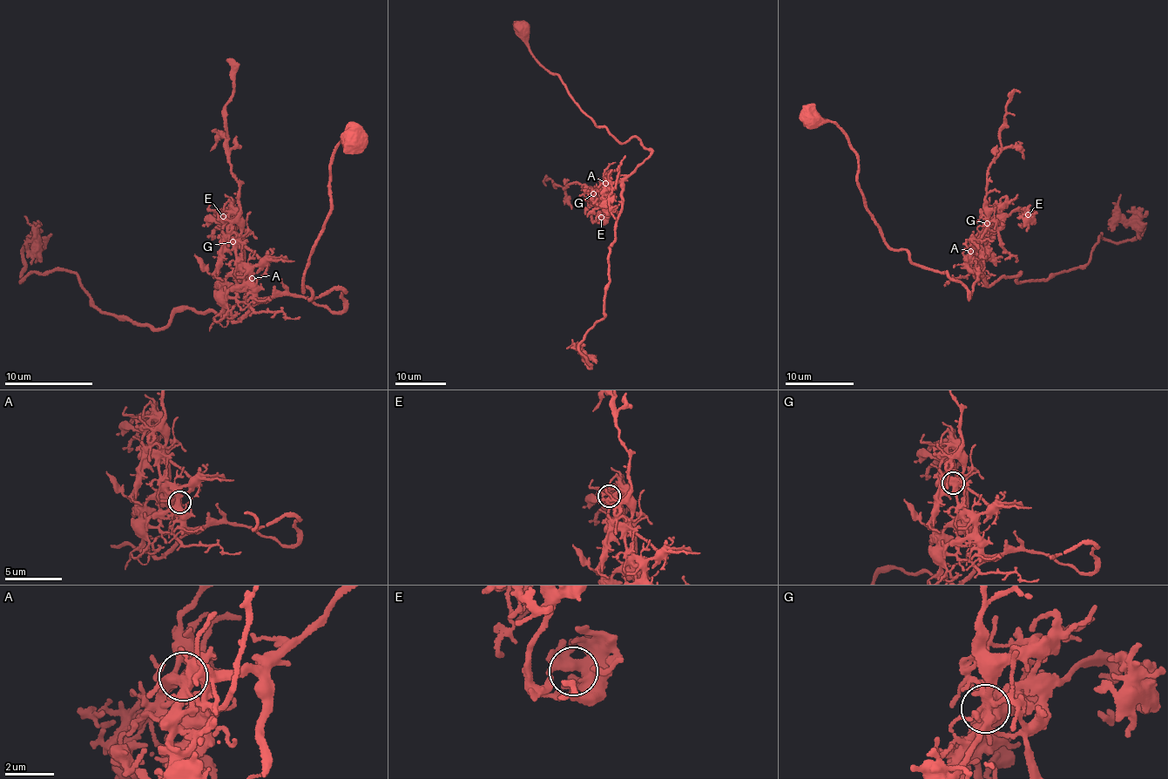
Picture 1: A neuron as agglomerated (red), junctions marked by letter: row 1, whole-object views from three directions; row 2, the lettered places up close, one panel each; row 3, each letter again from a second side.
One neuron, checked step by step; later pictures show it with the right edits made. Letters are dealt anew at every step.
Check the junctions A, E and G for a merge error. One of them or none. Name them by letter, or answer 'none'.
G

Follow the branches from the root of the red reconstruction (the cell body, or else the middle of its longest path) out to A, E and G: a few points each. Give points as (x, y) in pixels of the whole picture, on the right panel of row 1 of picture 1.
A: (976, 273), (968, 267), (970, 251)
E: (976, 273), (968, 267), (968, 255), (983, 229), (999, 217), (1010, 215), (1015, 210), (1026, 210), (1028, 214)
G: (976, 273), (968, 267), (968, 253), (987, 223)

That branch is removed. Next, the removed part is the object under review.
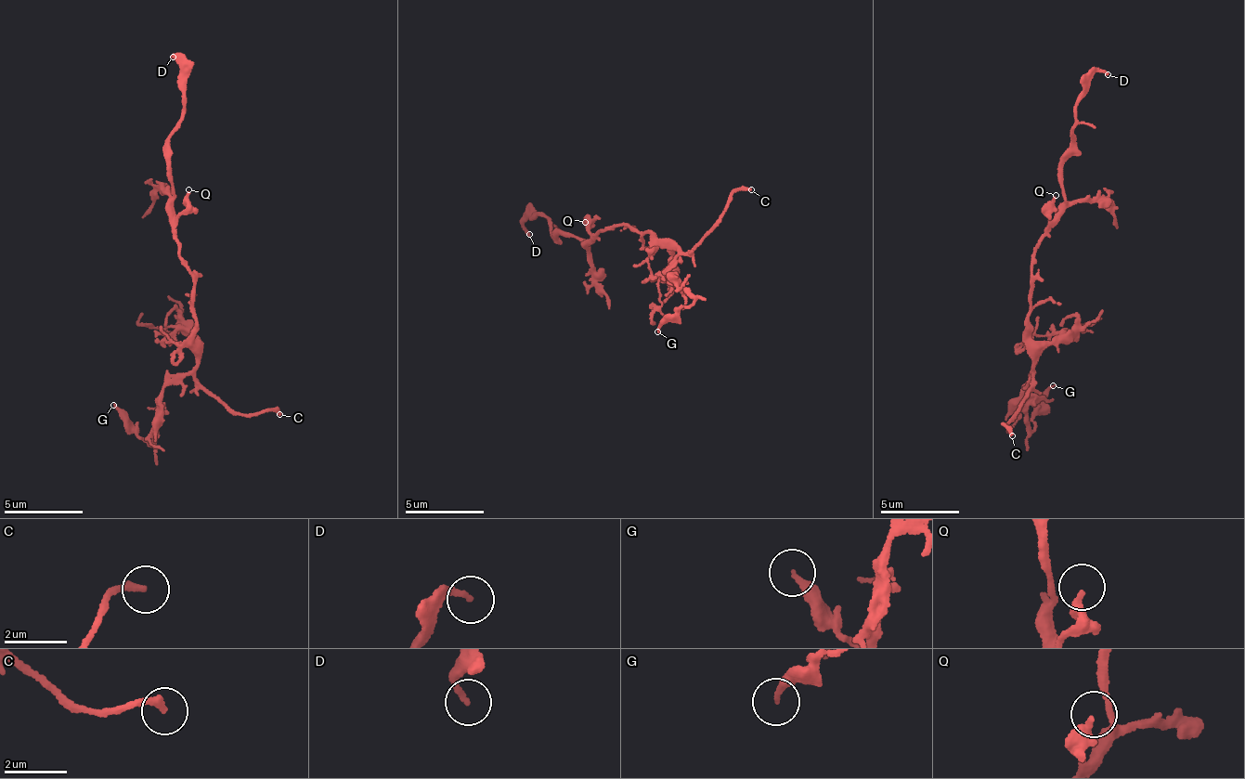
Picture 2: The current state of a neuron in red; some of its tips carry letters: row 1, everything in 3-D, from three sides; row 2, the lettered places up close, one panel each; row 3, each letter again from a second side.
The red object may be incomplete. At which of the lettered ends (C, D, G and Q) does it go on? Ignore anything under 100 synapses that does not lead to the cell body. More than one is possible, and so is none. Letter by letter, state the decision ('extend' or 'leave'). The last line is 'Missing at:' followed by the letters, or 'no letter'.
C: extend
D: leave
G: leave
Q: leave
Missing at: C

